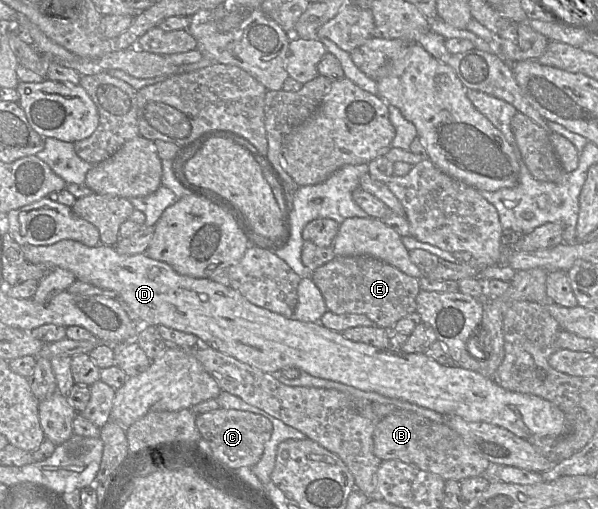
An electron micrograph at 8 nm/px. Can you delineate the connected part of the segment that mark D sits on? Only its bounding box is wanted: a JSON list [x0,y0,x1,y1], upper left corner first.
[21,239,568,441]

